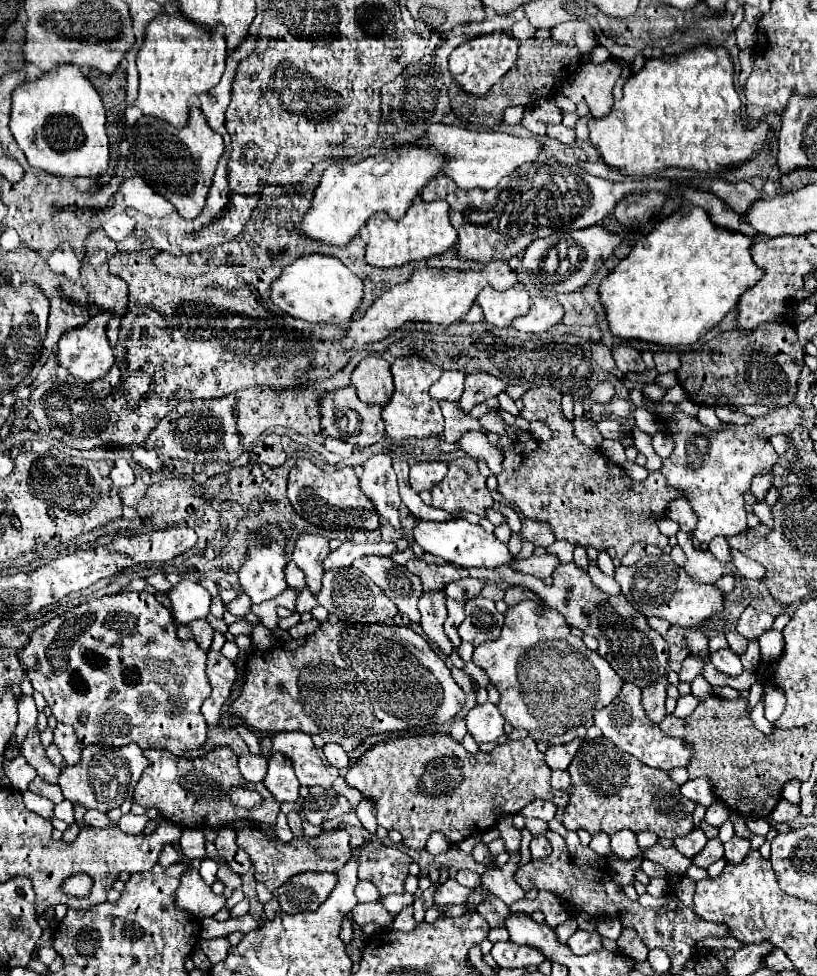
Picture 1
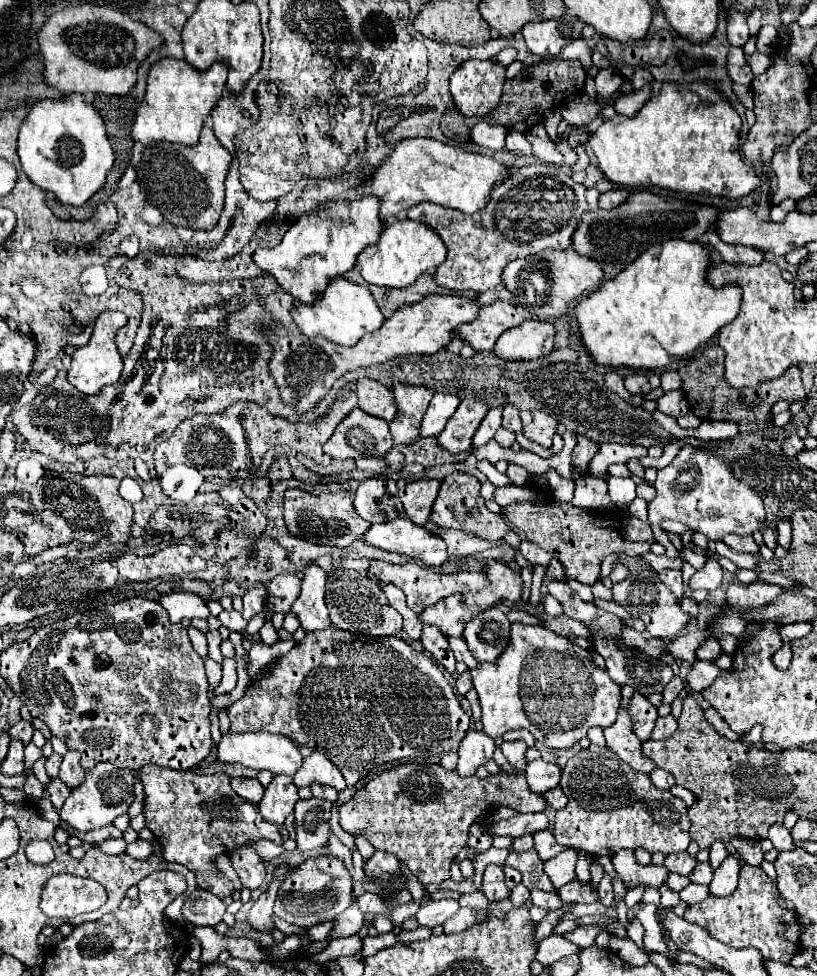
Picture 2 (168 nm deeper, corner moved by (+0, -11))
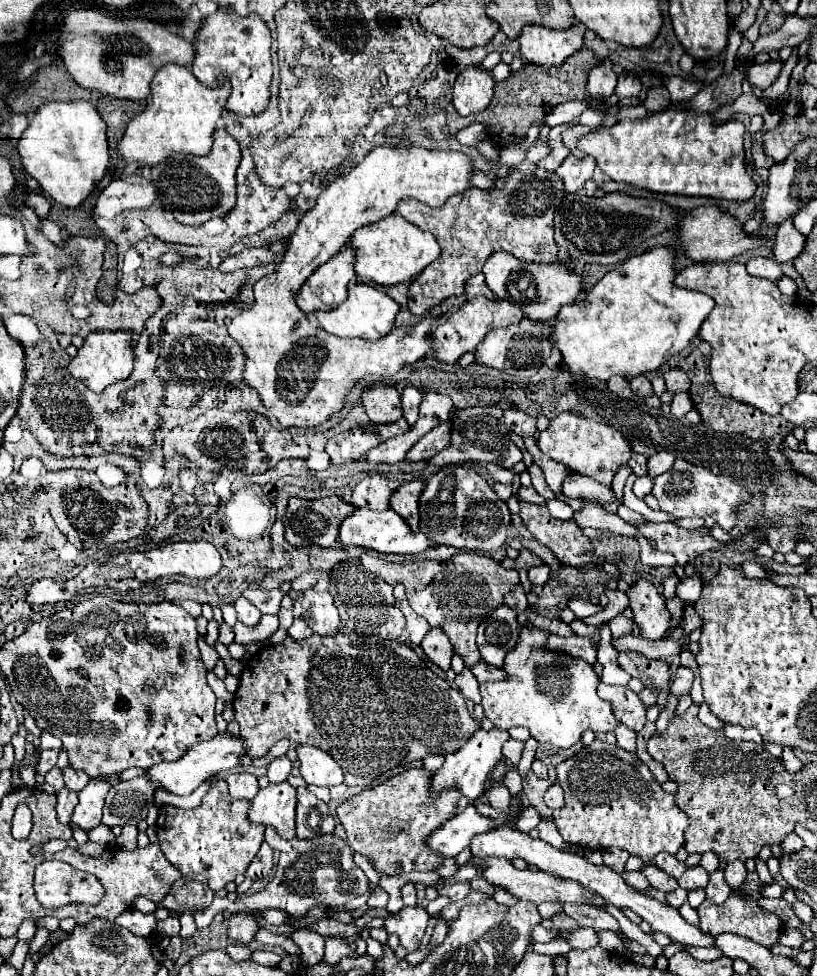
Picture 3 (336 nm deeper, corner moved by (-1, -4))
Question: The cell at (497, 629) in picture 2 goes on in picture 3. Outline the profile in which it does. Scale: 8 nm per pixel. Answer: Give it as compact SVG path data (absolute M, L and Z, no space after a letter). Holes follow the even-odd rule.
M505 605L497 607L487 619L481 621L477 631L477 647L483 661L489 665L503 667L503 659L515 649L521 627L517 629L517 613Z

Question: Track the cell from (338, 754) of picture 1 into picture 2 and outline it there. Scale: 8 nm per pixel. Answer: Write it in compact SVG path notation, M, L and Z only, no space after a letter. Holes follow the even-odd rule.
M314 752L310 758L304 758L300 770L294 776L296 786L308 786L310 782L330 784L336 790L344 790L346 782L342 772L320 752Z

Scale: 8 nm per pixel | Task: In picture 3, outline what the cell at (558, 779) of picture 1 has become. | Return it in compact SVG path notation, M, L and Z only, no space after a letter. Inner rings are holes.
M557 783L551 785L551 787L547 789L543 801L545 801L545 805L547 805L549 809L561 809L561 807L565 805L565 803L563 803L563 789L561 789Z

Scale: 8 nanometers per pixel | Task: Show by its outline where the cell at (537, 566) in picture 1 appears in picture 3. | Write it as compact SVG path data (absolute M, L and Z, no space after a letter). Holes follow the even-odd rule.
M463 551L445 561L443 573L431 581L423 591L407 591L407 601L415 613L425 617L431 627L441 627L453 645L453 653L465 661L465 667L475 665L481 653L475 645L475 635L479 621L493 613L501 603L505 593L509 593L519 583L519 573L515 569L503 569L499 561L473 551Z

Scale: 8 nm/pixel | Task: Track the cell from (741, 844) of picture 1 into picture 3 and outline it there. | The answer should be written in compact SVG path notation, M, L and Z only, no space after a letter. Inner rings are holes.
M717 869L715 873L709 875L709 885L705 887L705 895L709 901L715 905L723 905L731 893L731 887L723 879L723 869Z

